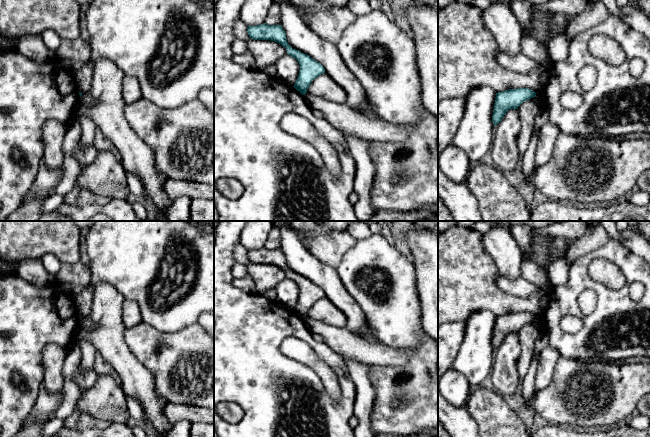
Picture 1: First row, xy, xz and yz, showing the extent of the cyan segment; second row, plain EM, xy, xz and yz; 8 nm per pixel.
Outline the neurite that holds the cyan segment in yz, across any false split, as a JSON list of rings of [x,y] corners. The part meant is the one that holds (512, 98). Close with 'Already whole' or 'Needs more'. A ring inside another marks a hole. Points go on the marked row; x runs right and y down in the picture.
[[[528,88],[508,89],[496,93],[492,122],[496,126],[502,121],[506,112],[518,107],[526,100],[534,98],[536,93]]]. Already whole

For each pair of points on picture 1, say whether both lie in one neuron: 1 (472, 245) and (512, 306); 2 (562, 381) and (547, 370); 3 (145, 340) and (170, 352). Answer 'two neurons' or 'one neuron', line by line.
1: one neuron
2: two neurons
3: one neuron

